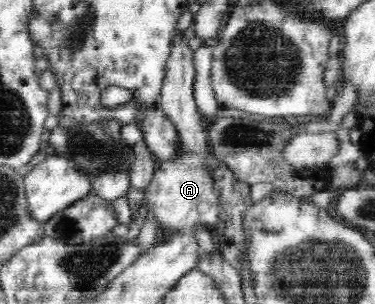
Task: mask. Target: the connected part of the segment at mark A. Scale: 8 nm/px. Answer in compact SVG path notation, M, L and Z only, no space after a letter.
M177 30L172 40L170 56L167 60L167 72L157 104L160 104L165 116L174 124L178 134L178 147L181 148L178 160L161 161L153 178L144 189L145 212L154 214L158 222L159 233L165 229L189 231L194 224L216 225L220 216L213 176L208 167L208 132L202 126L202 116L193 98L195 84L195 66L193 51L184 39L184 32Z

